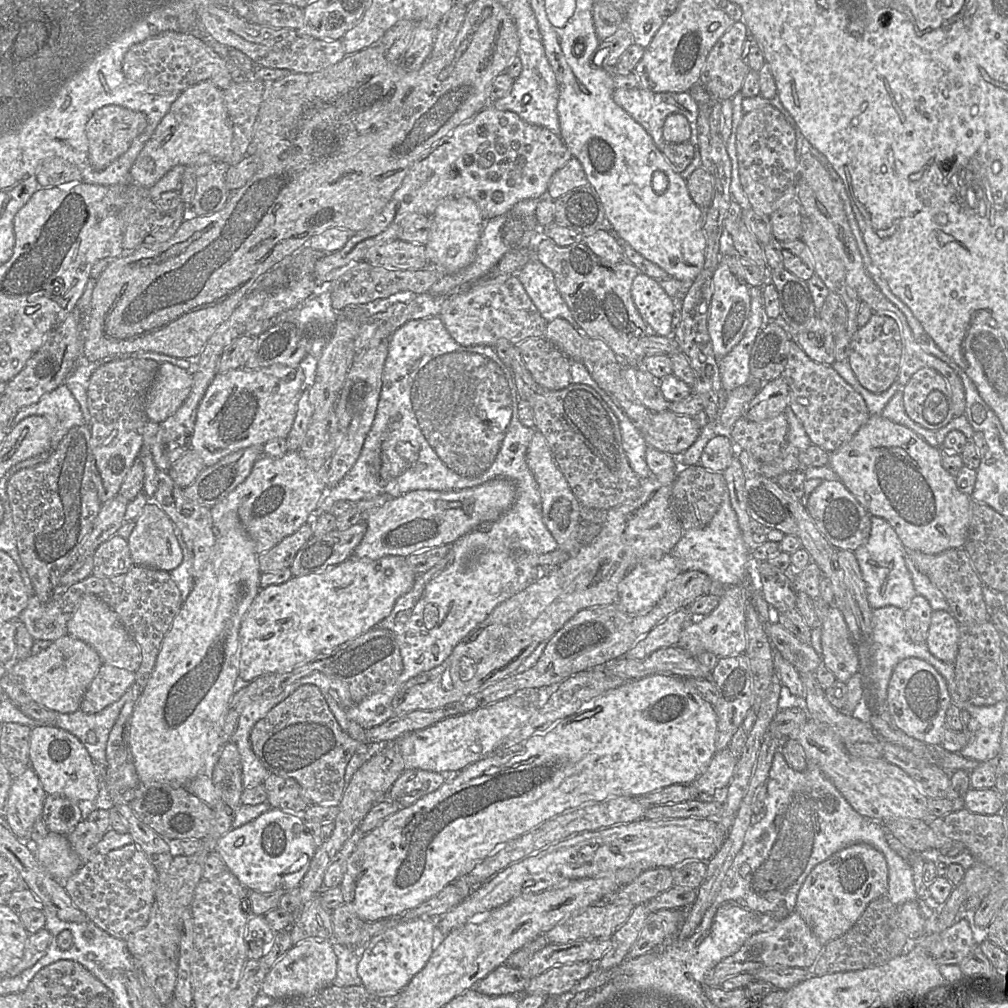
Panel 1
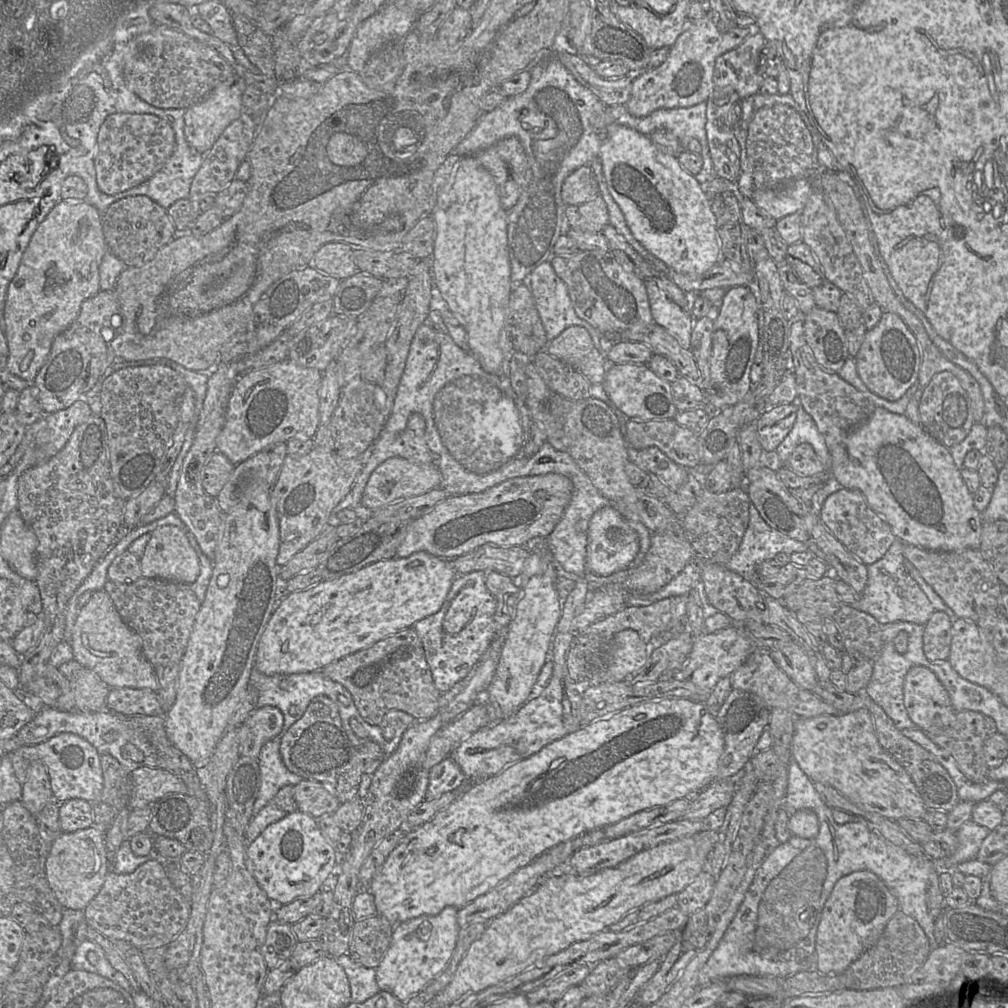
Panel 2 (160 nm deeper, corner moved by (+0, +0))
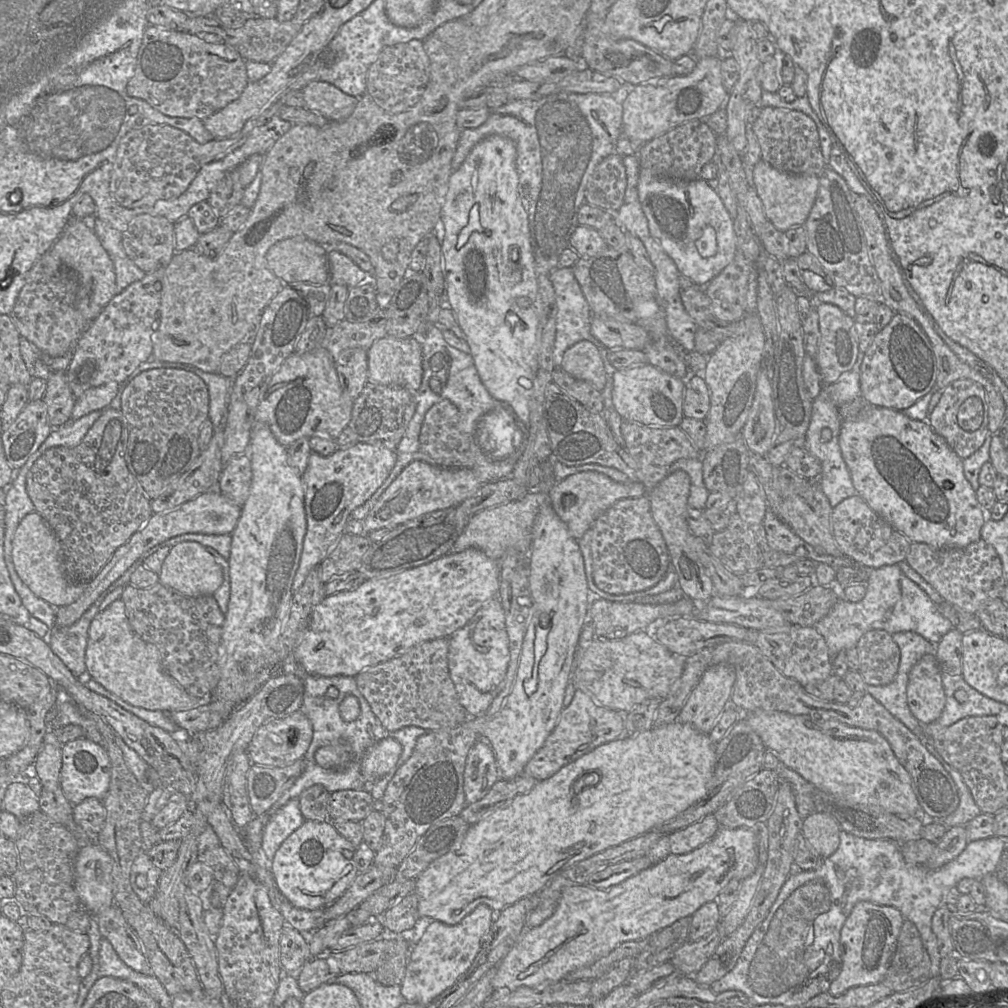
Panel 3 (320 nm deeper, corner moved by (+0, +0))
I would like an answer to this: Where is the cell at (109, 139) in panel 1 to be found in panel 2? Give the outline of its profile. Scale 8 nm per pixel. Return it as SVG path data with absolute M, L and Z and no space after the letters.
M114 113L102 123L97 135L97 146L94 159L97 185L102 192L115 195L142 184L157 173L174 153L176 138L170 124L155 115Z

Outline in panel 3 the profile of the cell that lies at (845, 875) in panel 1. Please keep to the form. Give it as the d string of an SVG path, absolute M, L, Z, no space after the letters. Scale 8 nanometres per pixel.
M860 901L847 917L840 933L841 972L830 984L829 992L838 996L848 989L881 982L887 973L905 921L902 913L891 906Z

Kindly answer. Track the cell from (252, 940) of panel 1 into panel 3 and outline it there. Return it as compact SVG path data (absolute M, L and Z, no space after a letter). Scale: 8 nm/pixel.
M288 924L283 926L279 947L280 965L285 973L296 975L308 959L309 942L305 936Z

